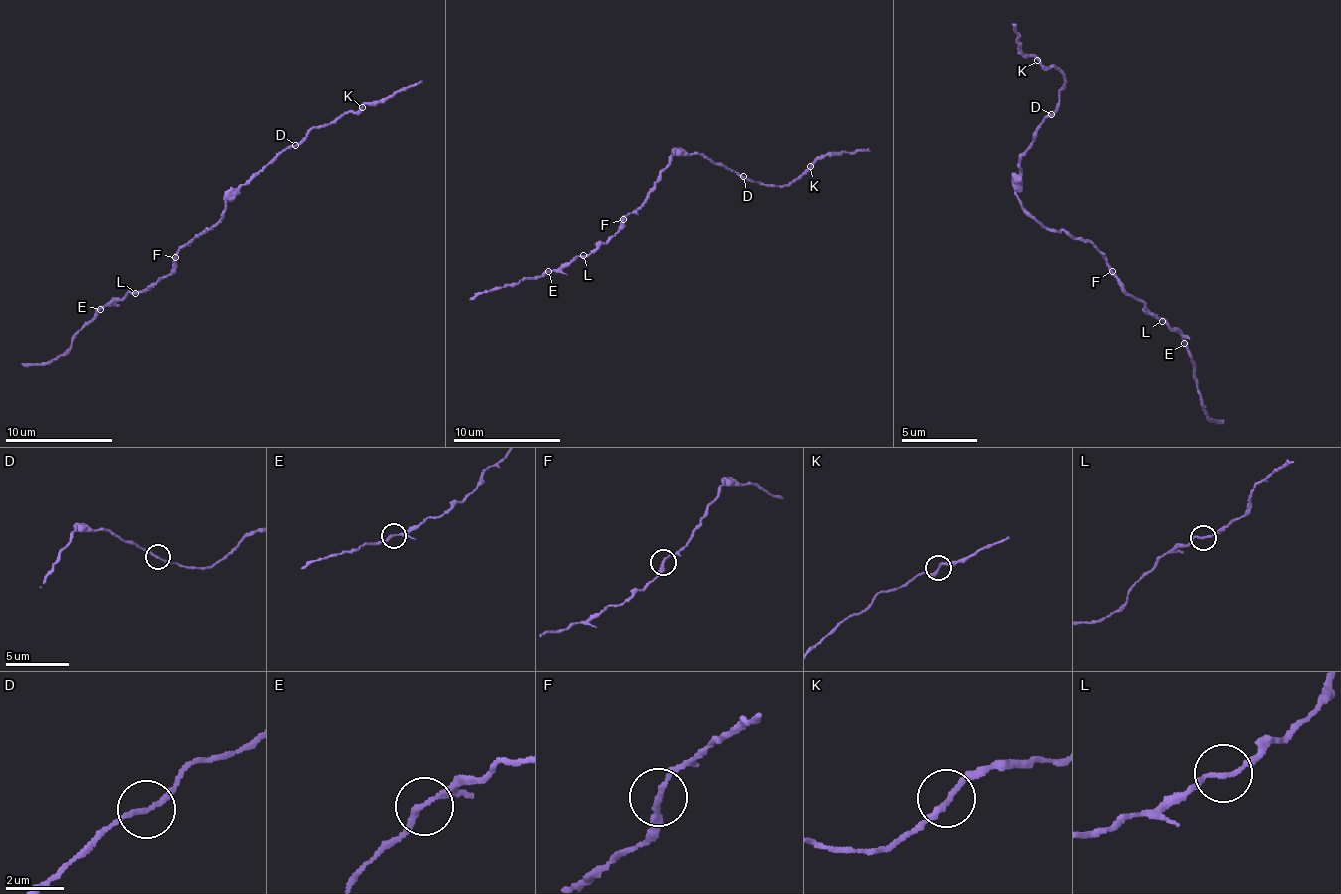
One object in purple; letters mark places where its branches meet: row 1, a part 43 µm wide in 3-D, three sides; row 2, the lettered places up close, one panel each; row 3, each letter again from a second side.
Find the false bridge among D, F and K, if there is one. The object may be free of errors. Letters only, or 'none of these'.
none of these

